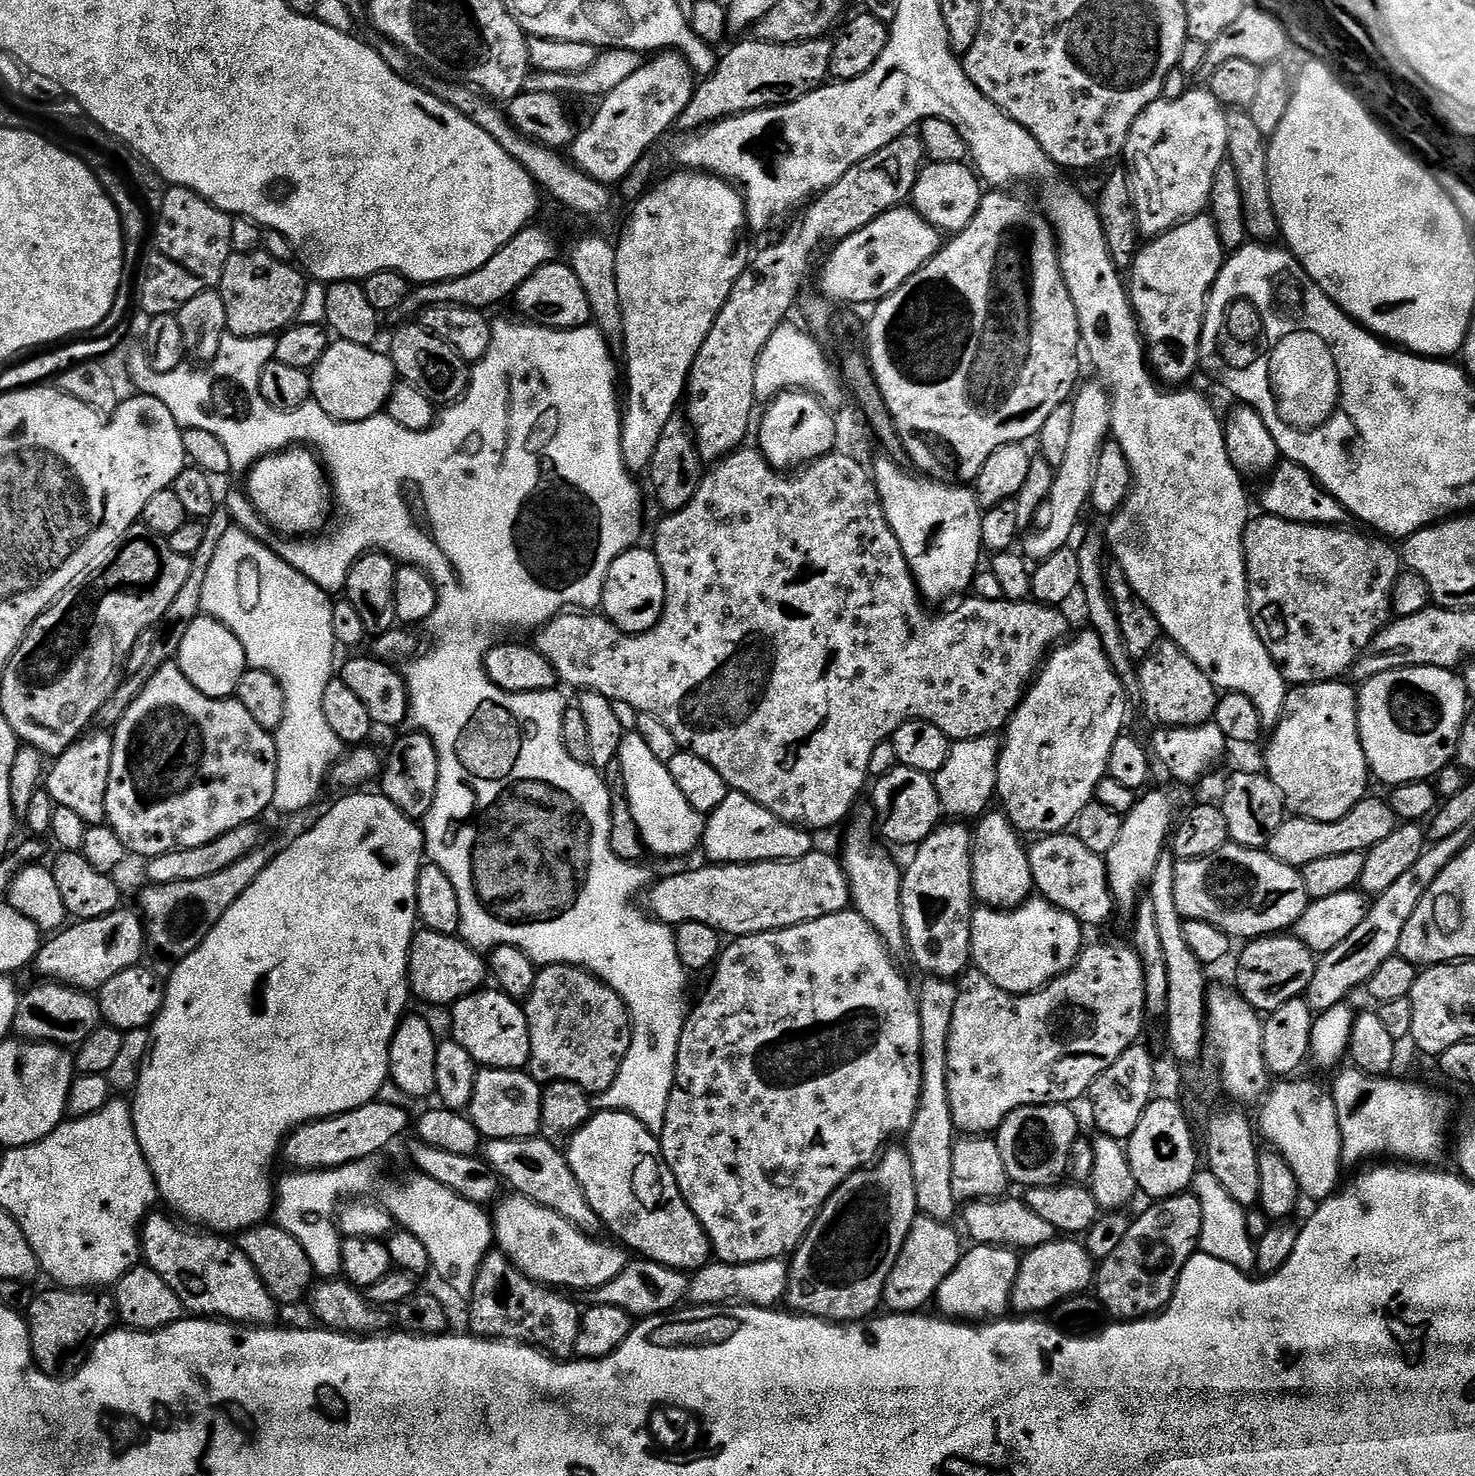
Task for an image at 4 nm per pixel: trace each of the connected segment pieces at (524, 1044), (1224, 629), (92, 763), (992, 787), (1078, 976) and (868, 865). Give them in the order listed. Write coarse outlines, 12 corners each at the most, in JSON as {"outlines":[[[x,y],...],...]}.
{"outlines":[[[499,990],[451,1005],[451,1039],[481,1069],[527,1069],[530,1026]],[[1096,205],[1045,215],[1132,485],[1106,544],[1266,730],[1290,688],[1252,625],[1245,477],[1165,390]],[[96,730],[51,765],[50,795],[105,823],[112,737]],[[957,740],[934,776],[945,817],[972,822],[996,796],[1001,741]],[[1092,944],[1012,996],[959,977],[957,1133],[1075,1105],[1141,1039],[1142,962]],[[871,811],[844,840],[854,911],[893,953],[906,948],[901,869],[880,853]]]}

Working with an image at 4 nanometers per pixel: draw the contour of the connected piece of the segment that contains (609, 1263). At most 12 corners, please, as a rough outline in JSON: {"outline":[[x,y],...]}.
{"outline":[[515,1194],[490,1216],[494,1244],[519,1272],[595,1290],[630,1263]]}

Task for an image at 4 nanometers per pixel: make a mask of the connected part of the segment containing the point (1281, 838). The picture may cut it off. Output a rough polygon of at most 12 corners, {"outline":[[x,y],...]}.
{"outline":[[1385,799],[1334,822],[1288,818],[1267,851],[1293,868],[1363,852],[1398,826]]}

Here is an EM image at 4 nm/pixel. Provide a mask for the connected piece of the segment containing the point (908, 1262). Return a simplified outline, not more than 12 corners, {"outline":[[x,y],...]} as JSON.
{"outline":[[917,1215],[886,1278],[889,1313],[916,1314],[958,1266],[961,1233]]}

